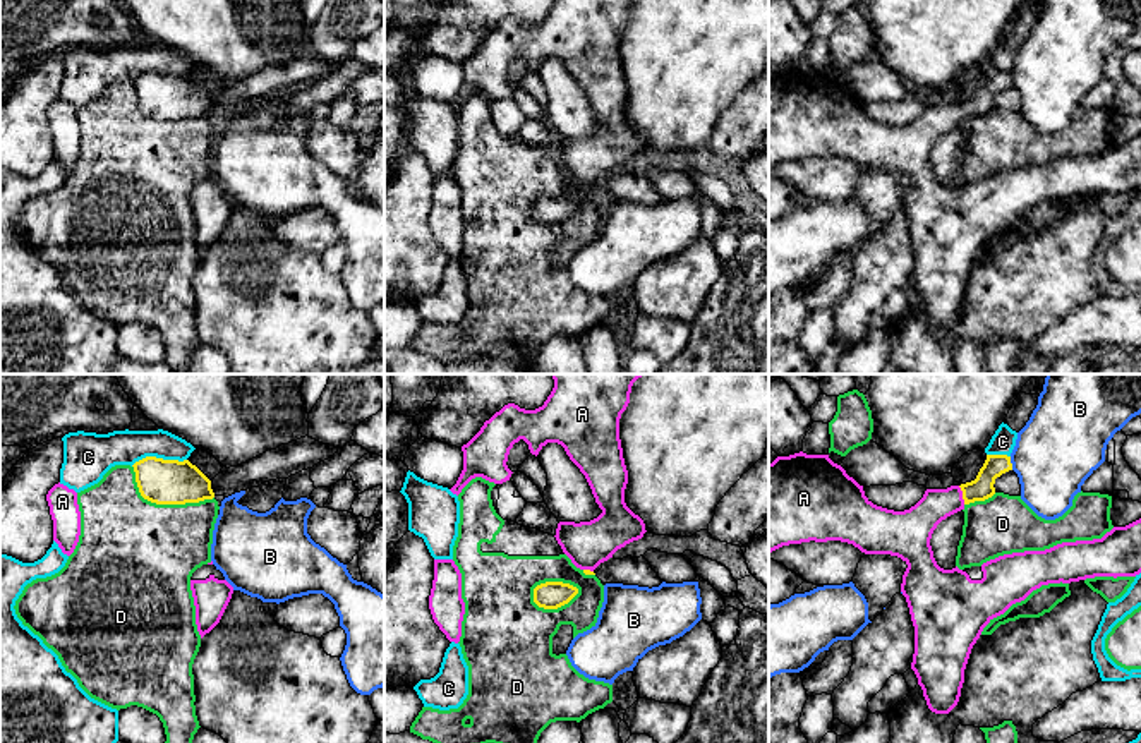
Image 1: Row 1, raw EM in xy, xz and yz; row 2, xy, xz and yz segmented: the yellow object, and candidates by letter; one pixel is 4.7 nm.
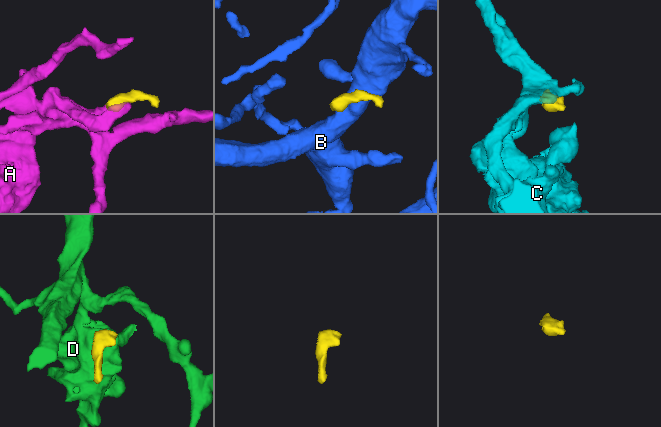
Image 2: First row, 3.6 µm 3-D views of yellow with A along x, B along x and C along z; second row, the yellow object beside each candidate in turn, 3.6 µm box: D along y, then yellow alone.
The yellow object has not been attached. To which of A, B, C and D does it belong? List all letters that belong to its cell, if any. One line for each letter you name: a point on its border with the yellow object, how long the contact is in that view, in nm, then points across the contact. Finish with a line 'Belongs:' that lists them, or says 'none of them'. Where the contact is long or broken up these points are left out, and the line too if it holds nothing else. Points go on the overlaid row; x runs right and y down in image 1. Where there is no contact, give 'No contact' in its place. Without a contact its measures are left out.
A: Touches yellow at yz (963, 495). Shared border 90 nm. Path across: yz (982, 488), (963, 495), (935, 505), (918, 522)
Belongs: A

